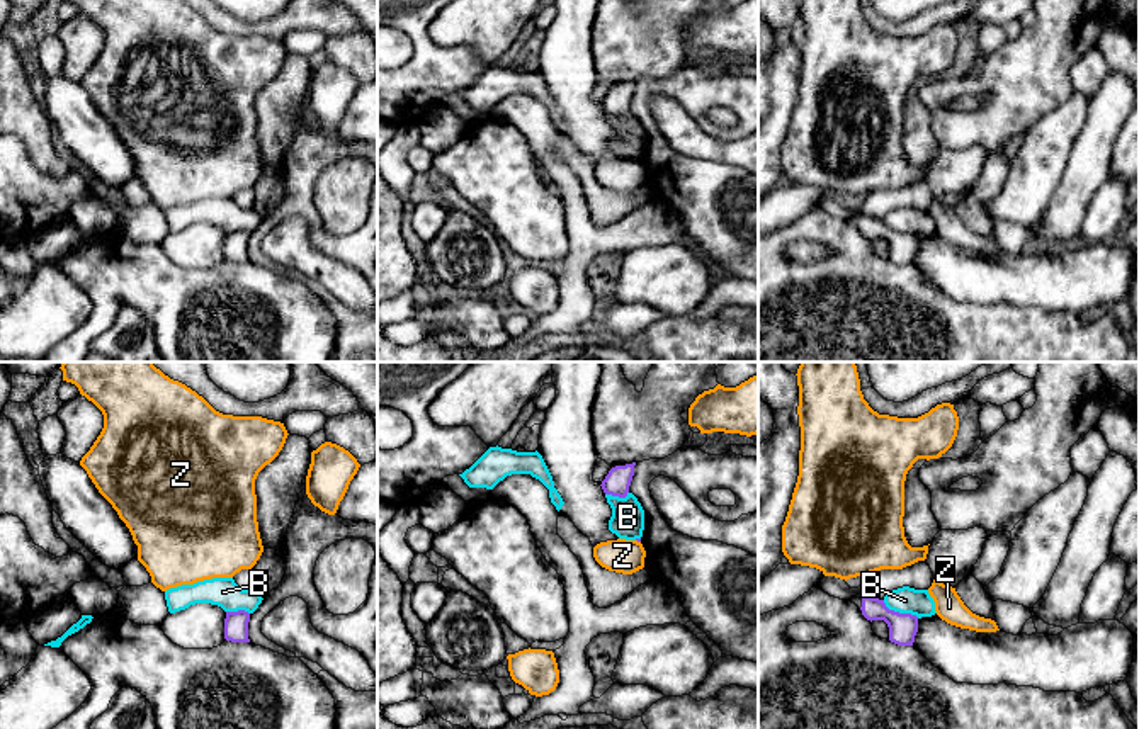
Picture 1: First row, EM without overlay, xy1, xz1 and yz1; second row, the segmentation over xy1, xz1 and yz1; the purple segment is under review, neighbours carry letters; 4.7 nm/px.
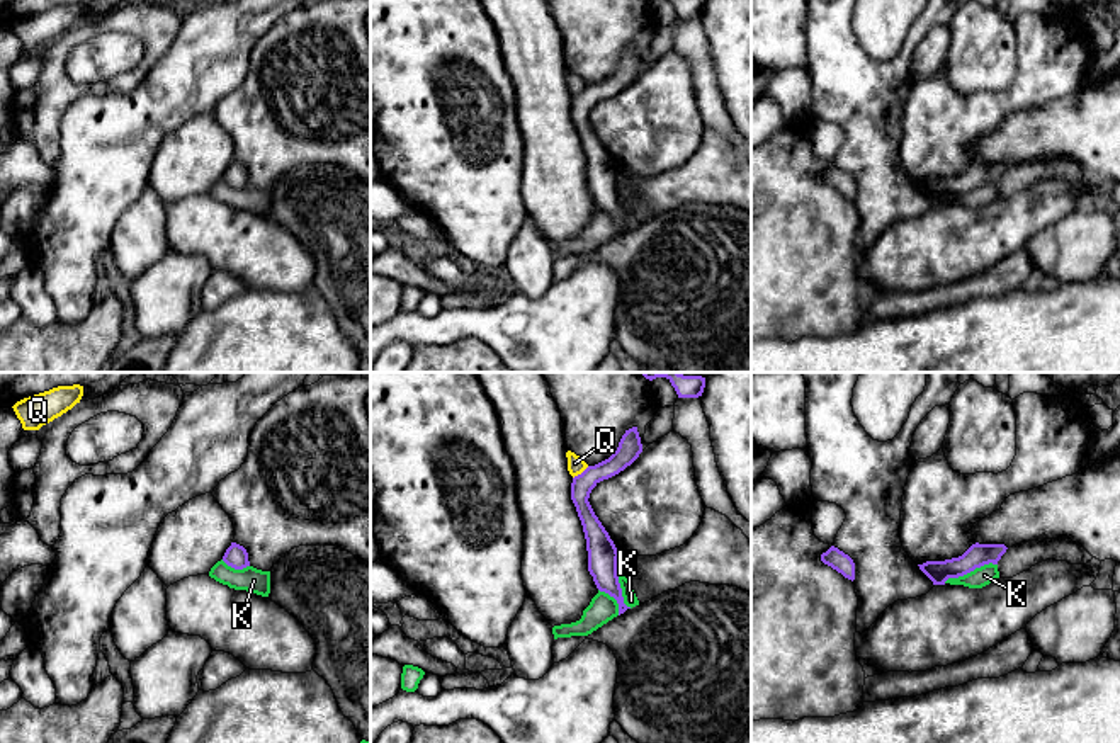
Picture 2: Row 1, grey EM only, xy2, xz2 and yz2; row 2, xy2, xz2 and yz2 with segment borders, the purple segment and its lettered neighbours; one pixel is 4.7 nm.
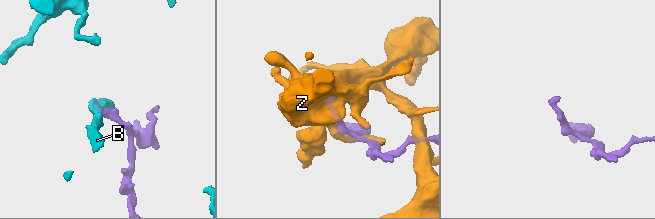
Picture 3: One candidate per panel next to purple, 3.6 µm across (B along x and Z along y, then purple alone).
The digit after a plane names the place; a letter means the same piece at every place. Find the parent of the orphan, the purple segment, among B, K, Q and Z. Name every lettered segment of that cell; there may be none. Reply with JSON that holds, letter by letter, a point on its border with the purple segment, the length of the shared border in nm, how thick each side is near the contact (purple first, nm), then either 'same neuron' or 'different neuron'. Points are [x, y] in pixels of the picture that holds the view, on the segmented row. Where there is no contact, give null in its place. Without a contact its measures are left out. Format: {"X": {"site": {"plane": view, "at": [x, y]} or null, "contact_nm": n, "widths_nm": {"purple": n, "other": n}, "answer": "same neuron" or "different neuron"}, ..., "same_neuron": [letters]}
{"B": {"site": {"plane": "yz1", "at": [898, 612]}, "contact_nm": 190, "widths_nm": {"purple": 140, "other": 130}, "answer": "different neuron"}, "K": {"site": {"plane": "yz2", "at": [969, 572]}, "contact_nm": 280, "widths_nm": {"purple": 110, "other": 90}, "answer": "different neuron"}, "Q": {"site": {"plane": "xz2", "at": [582, 473]}, "contact_nm": 100, "widths_nm": {"purple": 110, "other": 80}, "answer": "different neuron"}, "Z": {"site": {"plane": "xz1", "at": [638, 541]}, "contact_nm": 30, "widths_nm": {"purple": 20, "other": 160}, "answer": "different neuron"}, "same_neuron": []}

